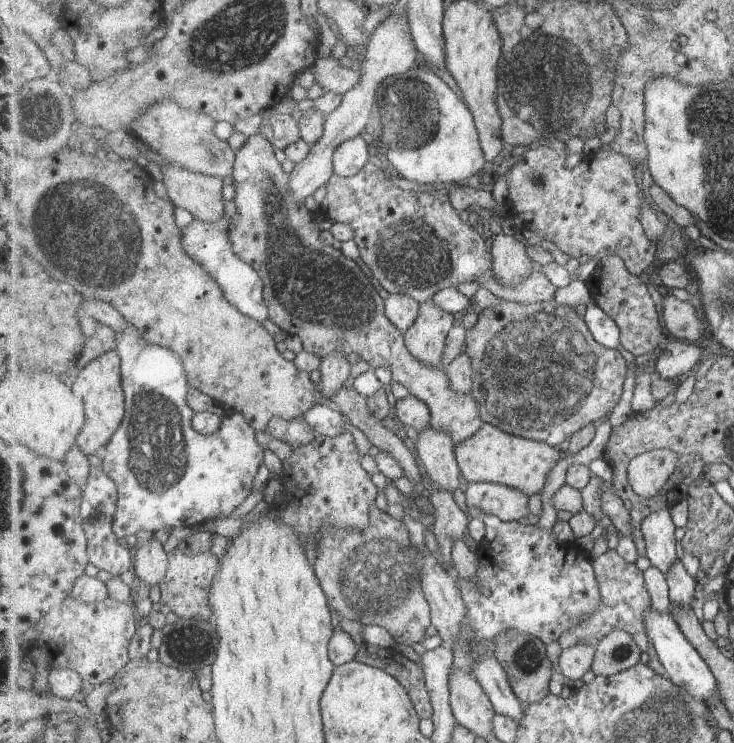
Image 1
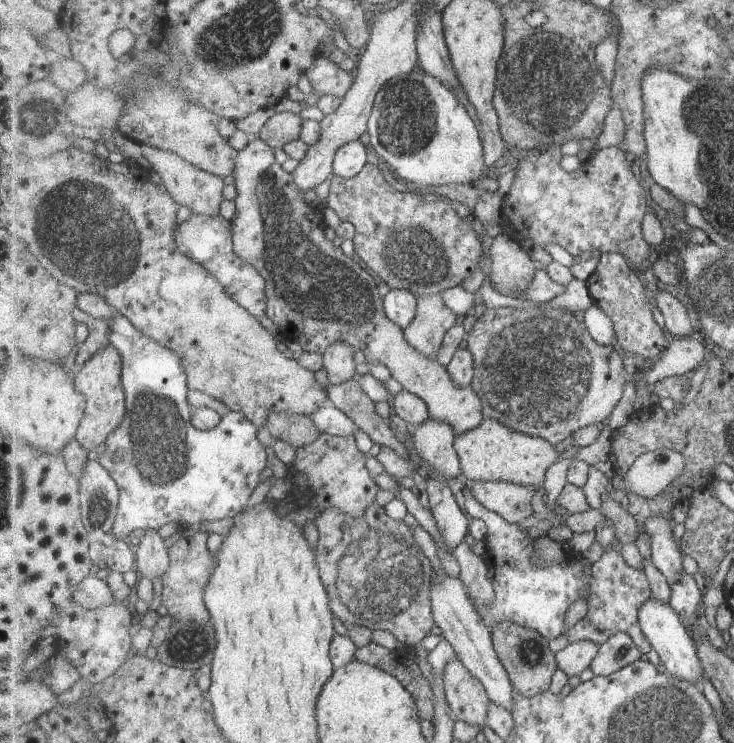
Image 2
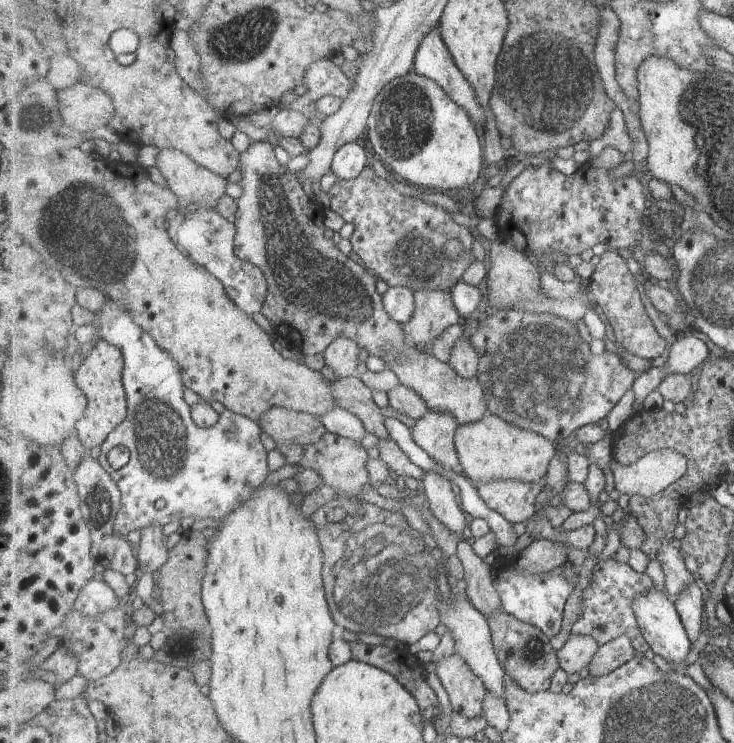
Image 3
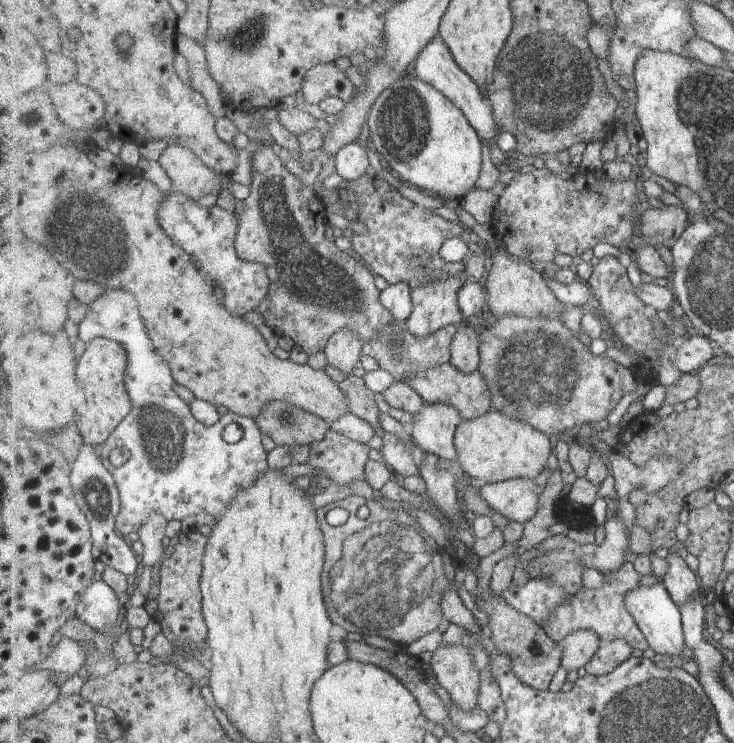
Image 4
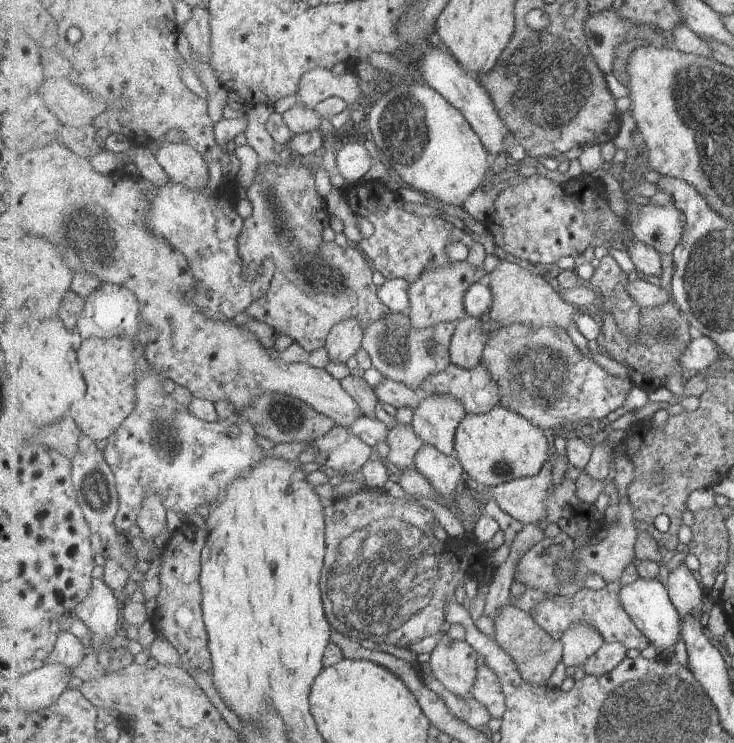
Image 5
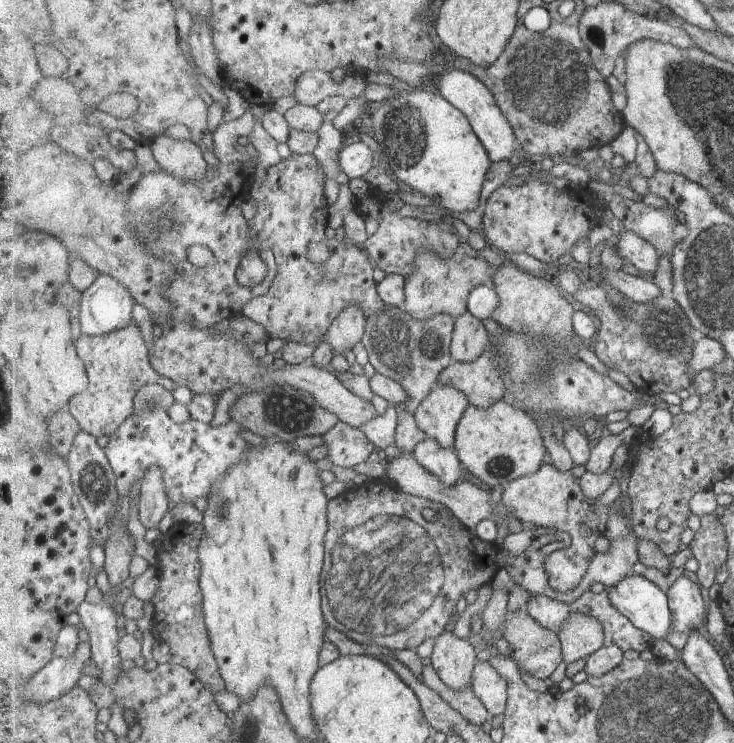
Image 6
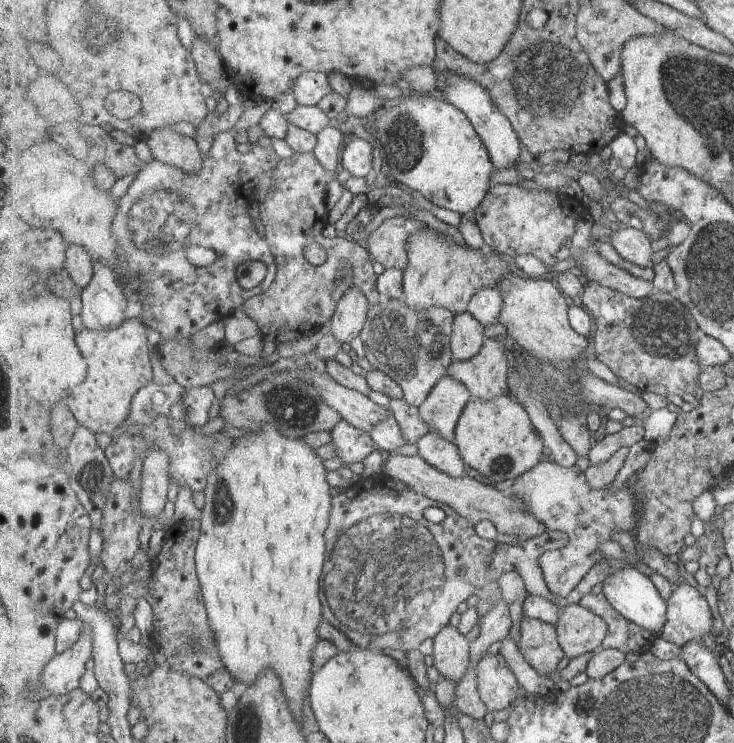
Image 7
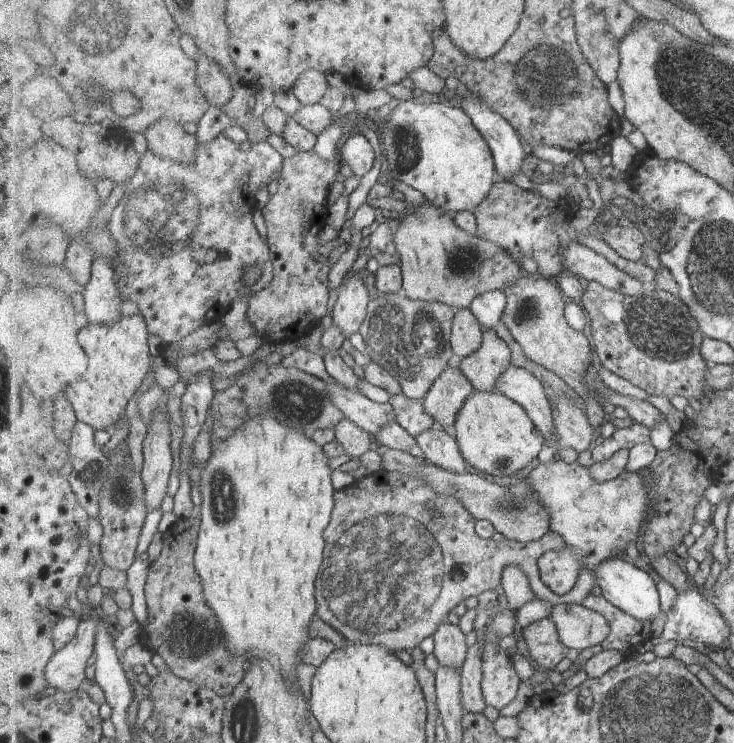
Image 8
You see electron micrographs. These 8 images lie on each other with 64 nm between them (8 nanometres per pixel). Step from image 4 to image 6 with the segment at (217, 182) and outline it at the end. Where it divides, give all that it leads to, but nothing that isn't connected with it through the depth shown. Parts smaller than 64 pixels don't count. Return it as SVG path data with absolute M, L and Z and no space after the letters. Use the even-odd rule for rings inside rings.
M163 133L152 139L149 148L160 166L171 176L185 180L201 180L206 176L207 162L192 139L176 140Z

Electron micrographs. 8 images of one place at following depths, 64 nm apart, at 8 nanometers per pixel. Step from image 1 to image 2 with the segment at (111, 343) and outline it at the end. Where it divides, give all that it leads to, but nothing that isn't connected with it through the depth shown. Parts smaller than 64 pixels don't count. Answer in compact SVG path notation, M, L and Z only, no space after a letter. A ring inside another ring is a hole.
M76 307L72 310L71 316L74 322L88 324L89 334L82 346L79 348L74 363L83 364L93 354L101 348L107 347L109 342L109 332L111 329L108 324L101 319L92 319L92 317L78 310Z

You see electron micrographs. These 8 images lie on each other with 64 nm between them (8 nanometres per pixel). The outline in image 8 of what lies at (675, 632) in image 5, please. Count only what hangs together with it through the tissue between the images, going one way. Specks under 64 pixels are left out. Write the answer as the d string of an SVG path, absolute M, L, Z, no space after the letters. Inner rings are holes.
M619 557L607 558L595 568L597 576L597 585L601 588L601 594L604 595L611 604L621 608L623 612L641 620L641 622L653 622L661 614L661 604L659 604L659 592L655 586L655 580L647 574L643 563L626 561Z

